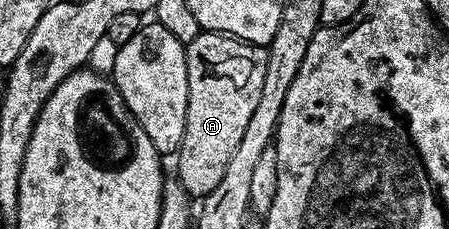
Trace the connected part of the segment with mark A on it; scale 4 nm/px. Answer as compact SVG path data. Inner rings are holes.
M202 30L190 44L185 45L187 62L187 122L183 142L175 153L177 172L175 179L185 187L190 198L204 198L223 182L223 173L227 171L227 162L239 146L243 134L247 131L247 122L263 94L263 77L267 74L268 51L262 45L249 44L246 40L237 40L224 32L206 32Z

